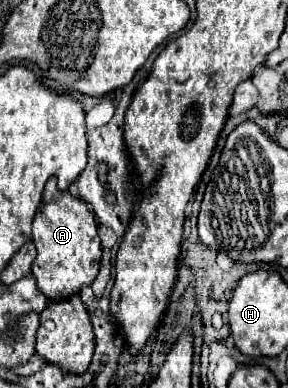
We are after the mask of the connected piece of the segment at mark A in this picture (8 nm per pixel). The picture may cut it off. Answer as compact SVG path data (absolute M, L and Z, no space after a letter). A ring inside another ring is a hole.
M51 177L45 183L43 199L37 207L33 219L33 243L37 257L31 265L31 273L37 281L37 287L51 301L69 299L83 285L91 285L99 271L101 259L101 239L97 235L97 221L85 201L73 197L69 191L57 189L57 179Z

